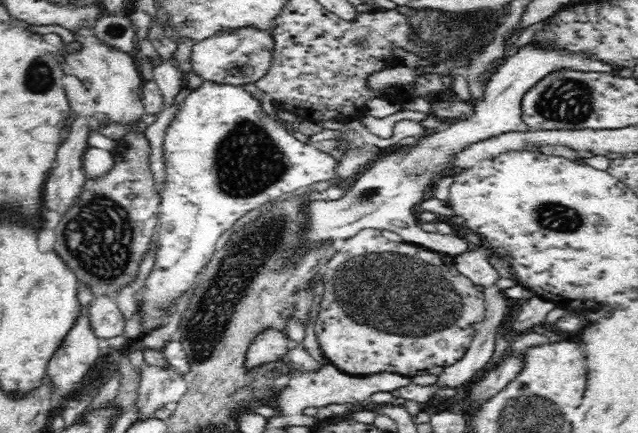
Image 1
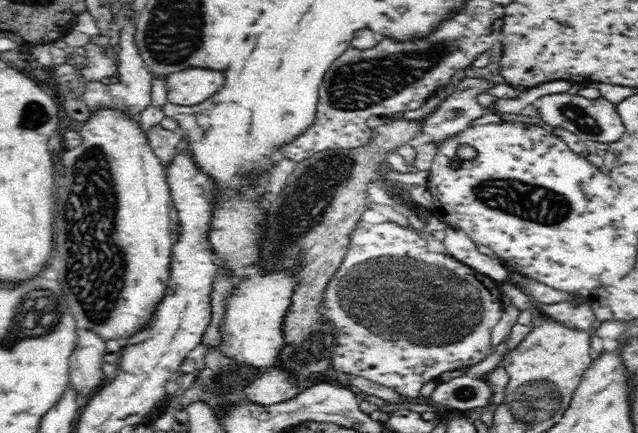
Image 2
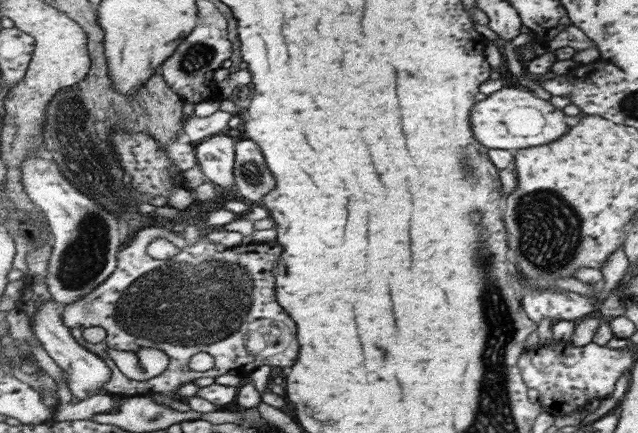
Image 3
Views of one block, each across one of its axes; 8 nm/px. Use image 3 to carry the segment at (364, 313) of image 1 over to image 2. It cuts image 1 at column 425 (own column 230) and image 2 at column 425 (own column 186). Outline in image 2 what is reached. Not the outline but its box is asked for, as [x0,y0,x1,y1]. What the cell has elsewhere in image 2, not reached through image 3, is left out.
[320,221,505,400]

